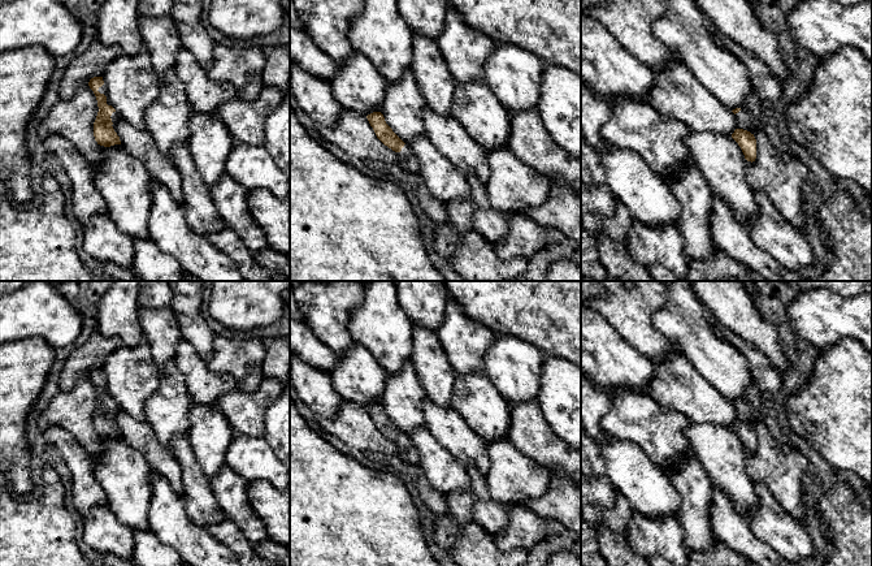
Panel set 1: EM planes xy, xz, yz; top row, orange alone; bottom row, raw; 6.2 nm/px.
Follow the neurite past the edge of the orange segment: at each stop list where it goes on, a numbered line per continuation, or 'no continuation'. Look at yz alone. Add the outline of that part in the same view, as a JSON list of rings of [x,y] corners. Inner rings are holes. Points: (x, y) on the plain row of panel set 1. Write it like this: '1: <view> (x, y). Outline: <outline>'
1: yz (749, 409). Outline: [[[756,385],[750,386],[741,402],[734,406],[738,420],[747,422],[751,425],[755,420],[762,420],[762,399],[763,394]]]

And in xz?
1: xz (407, 452). Outline: [[[407,435],[402,440],[402,442],[398,444],[398,454],[396,455],[409,465],[418,466],[418,463],[420,463],[418,451]]]

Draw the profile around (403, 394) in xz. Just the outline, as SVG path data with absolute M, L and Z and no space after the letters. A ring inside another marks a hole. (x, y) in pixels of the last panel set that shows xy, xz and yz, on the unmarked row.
M411 360L398 372L387 372L381 405L386 415L404 433L426 427L422 401L426 392Z

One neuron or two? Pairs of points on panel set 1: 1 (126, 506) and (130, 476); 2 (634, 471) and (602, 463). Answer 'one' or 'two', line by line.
1: one
2: one

